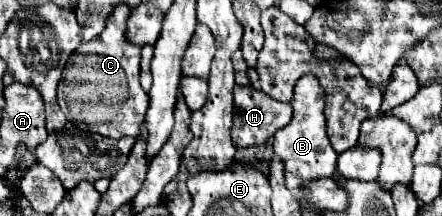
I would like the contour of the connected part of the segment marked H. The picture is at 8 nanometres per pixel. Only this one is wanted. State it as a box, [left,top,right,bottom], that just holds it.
[232,86,292,148]

